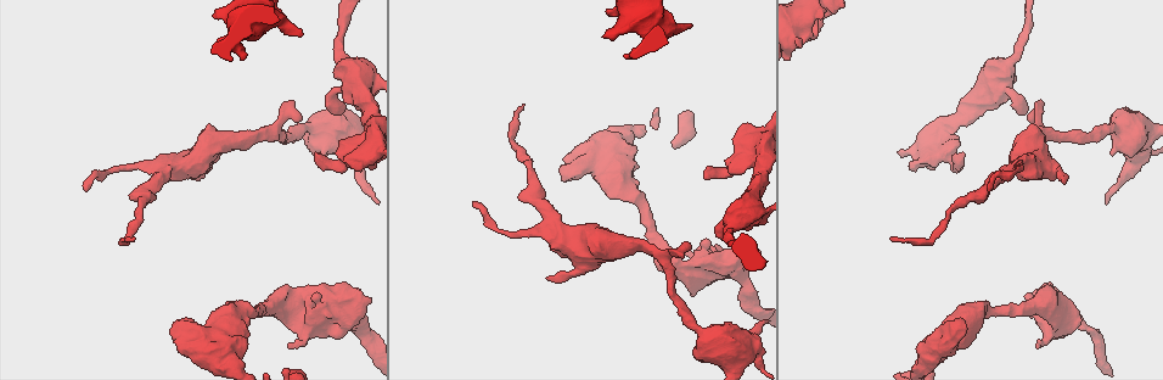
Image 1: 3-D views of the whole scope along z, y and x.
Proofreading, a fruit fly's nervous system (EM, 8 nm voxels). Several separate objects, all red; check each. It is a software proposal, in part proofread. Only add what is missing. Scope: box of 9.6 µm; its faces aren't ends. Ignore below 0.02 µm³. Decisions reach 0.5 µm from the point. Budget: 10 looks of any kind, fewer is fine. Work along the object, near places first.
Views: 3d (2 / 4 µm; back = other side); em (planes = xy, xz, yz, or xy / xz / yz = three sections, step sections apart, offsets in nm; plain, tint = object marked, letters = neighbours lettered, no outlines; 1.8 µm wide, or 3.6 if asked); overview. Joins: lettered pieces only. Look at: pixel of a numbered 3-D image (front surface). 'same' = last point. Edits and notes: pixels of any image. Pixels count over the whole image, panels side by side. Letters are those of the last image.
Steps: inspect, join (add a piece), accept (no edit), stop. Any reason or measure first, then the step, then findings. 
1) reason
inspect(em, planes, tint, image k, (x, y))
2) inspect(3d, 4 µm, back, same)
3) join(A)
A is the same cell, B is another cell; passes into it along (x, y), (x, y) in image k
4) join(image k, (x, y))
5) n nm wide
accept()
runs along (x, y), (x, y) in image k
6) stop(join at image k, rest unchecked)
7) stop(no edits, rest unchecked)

free end
inspect(3d, 4 µm, image 1, (288, 345))

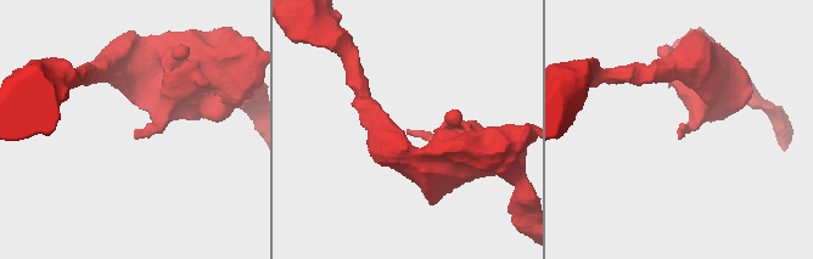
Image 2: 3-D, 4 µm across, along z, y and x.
inspect(em, xy, step 4, letters, image 2, (406, 129))

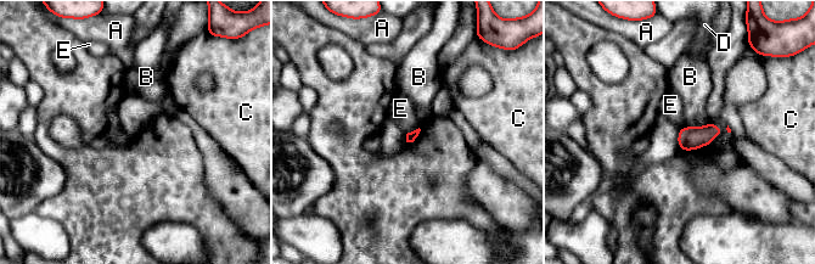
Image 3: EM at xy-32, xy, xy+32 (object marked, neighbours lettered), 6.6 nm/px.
inspect(em, planes, letters, same)

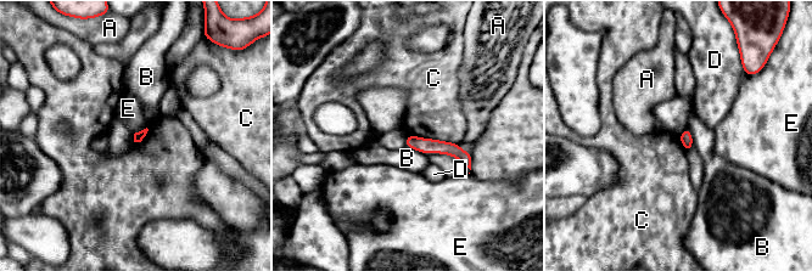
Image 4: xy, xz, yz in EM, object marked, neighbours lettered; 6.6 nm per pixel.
accept()
A, B, C, D and E are other cells; no lettered piece goes on from it

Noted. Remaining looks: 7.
thin end
inspect(em, planes, letters, image 1, (892, 238))

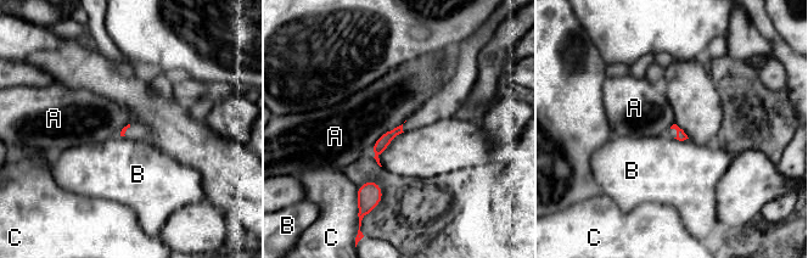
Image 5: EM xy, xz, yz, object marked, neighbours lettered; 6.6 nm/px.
accept()
A, B and C are other cells; border along (405, 119), (385, 132), (370, 151) in image 5; none of them fits

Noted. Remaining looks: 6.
free end
inspect(3d, 2 µm, image 1, (690, 25))

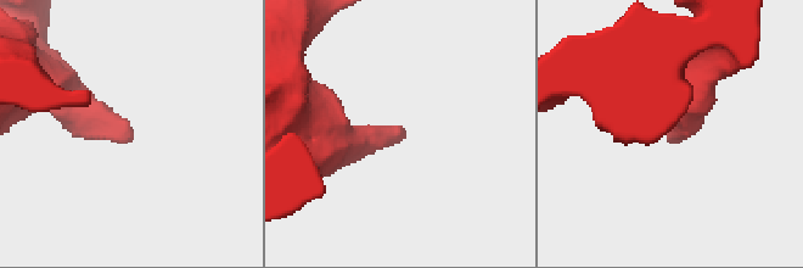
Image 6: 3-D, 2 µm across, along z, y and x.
inspect(em, xz, step 16, letters, image 6, (122, 137))

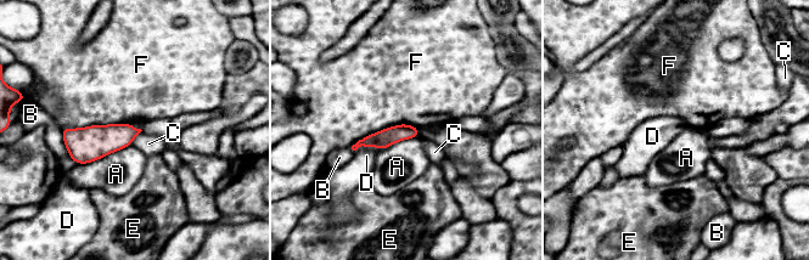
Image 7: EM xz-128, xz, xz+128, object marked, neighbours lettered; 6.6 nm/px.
accept()
A, B, C, D, E and F are other cells; none of them fits

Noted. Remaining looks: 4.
branch stops here
inspect(em, planes, letters, image 1, (821, 16))

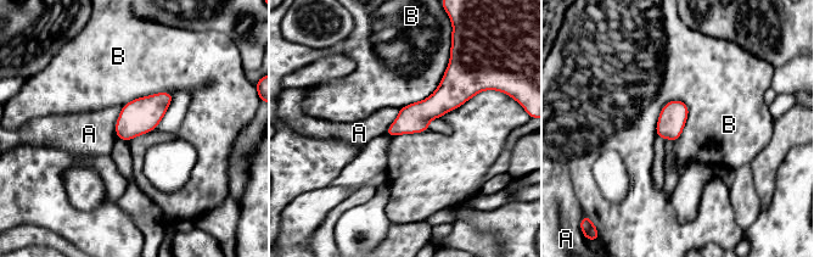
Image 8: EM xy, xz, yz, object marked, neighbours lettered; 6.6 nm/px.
180 nm wide
accept()
A and B are other cells; runs along (467, 90), (453, 91), (389, 132) in image 8; none of them fits

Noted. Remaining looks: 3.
stop(no edits, rest unchecked)

